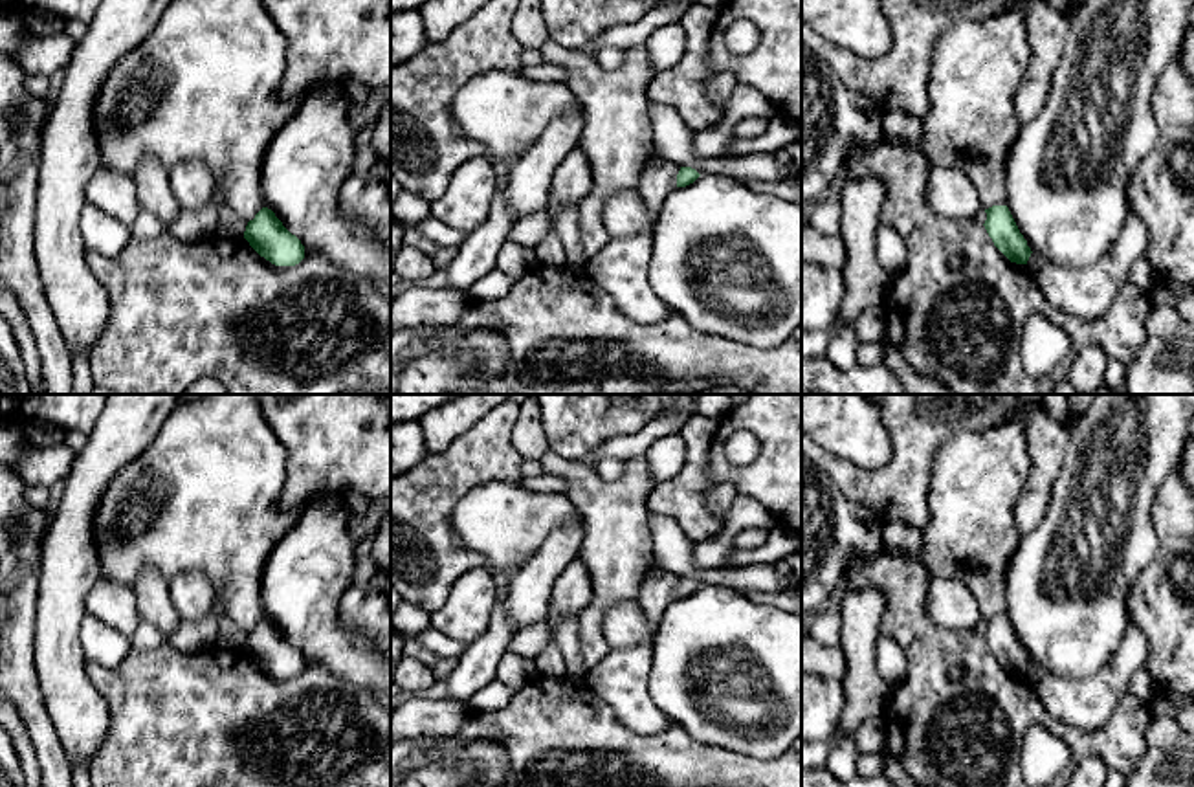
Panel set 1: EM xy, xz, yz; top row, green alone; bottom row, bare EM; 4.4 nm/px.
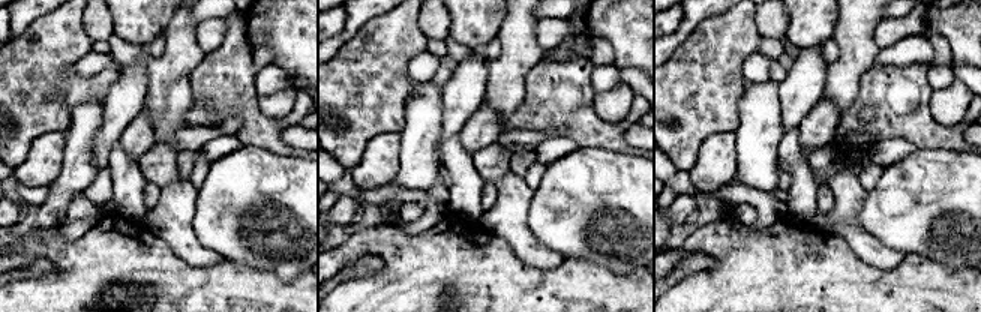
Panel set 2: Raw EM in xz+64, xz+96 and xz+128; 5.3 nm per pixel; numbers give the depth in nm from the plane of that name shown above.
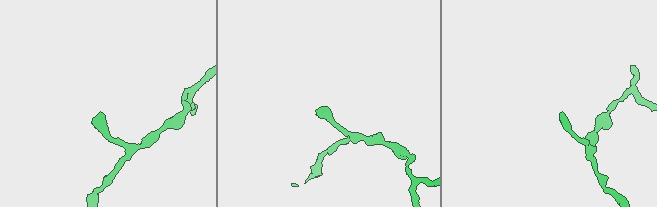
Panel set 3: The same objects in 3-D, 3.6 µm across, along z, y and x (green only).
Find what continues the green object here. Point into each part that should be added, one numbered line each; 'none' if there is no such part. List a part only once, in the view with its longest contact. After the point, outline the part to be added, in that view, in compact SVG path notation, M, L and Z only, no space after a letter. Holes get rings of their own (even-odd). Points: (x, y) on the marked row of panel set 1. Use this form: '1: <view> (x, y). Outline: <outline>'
none

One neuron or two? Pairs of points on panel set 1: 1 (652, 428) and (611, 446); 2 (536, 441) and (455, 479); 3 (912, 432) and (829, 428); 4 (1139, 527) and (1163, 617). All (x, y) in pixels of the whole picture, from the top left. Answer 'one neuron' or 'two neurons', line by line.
1: one neuron
2: two neurons
3: two neurons
4: two neurons

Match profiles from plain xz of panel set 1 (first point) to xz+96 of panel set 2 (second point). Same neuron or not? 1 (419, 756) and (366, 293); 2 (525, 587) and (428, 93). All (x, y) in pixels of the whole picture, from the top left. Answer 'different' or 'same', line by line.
1: different
2: different

